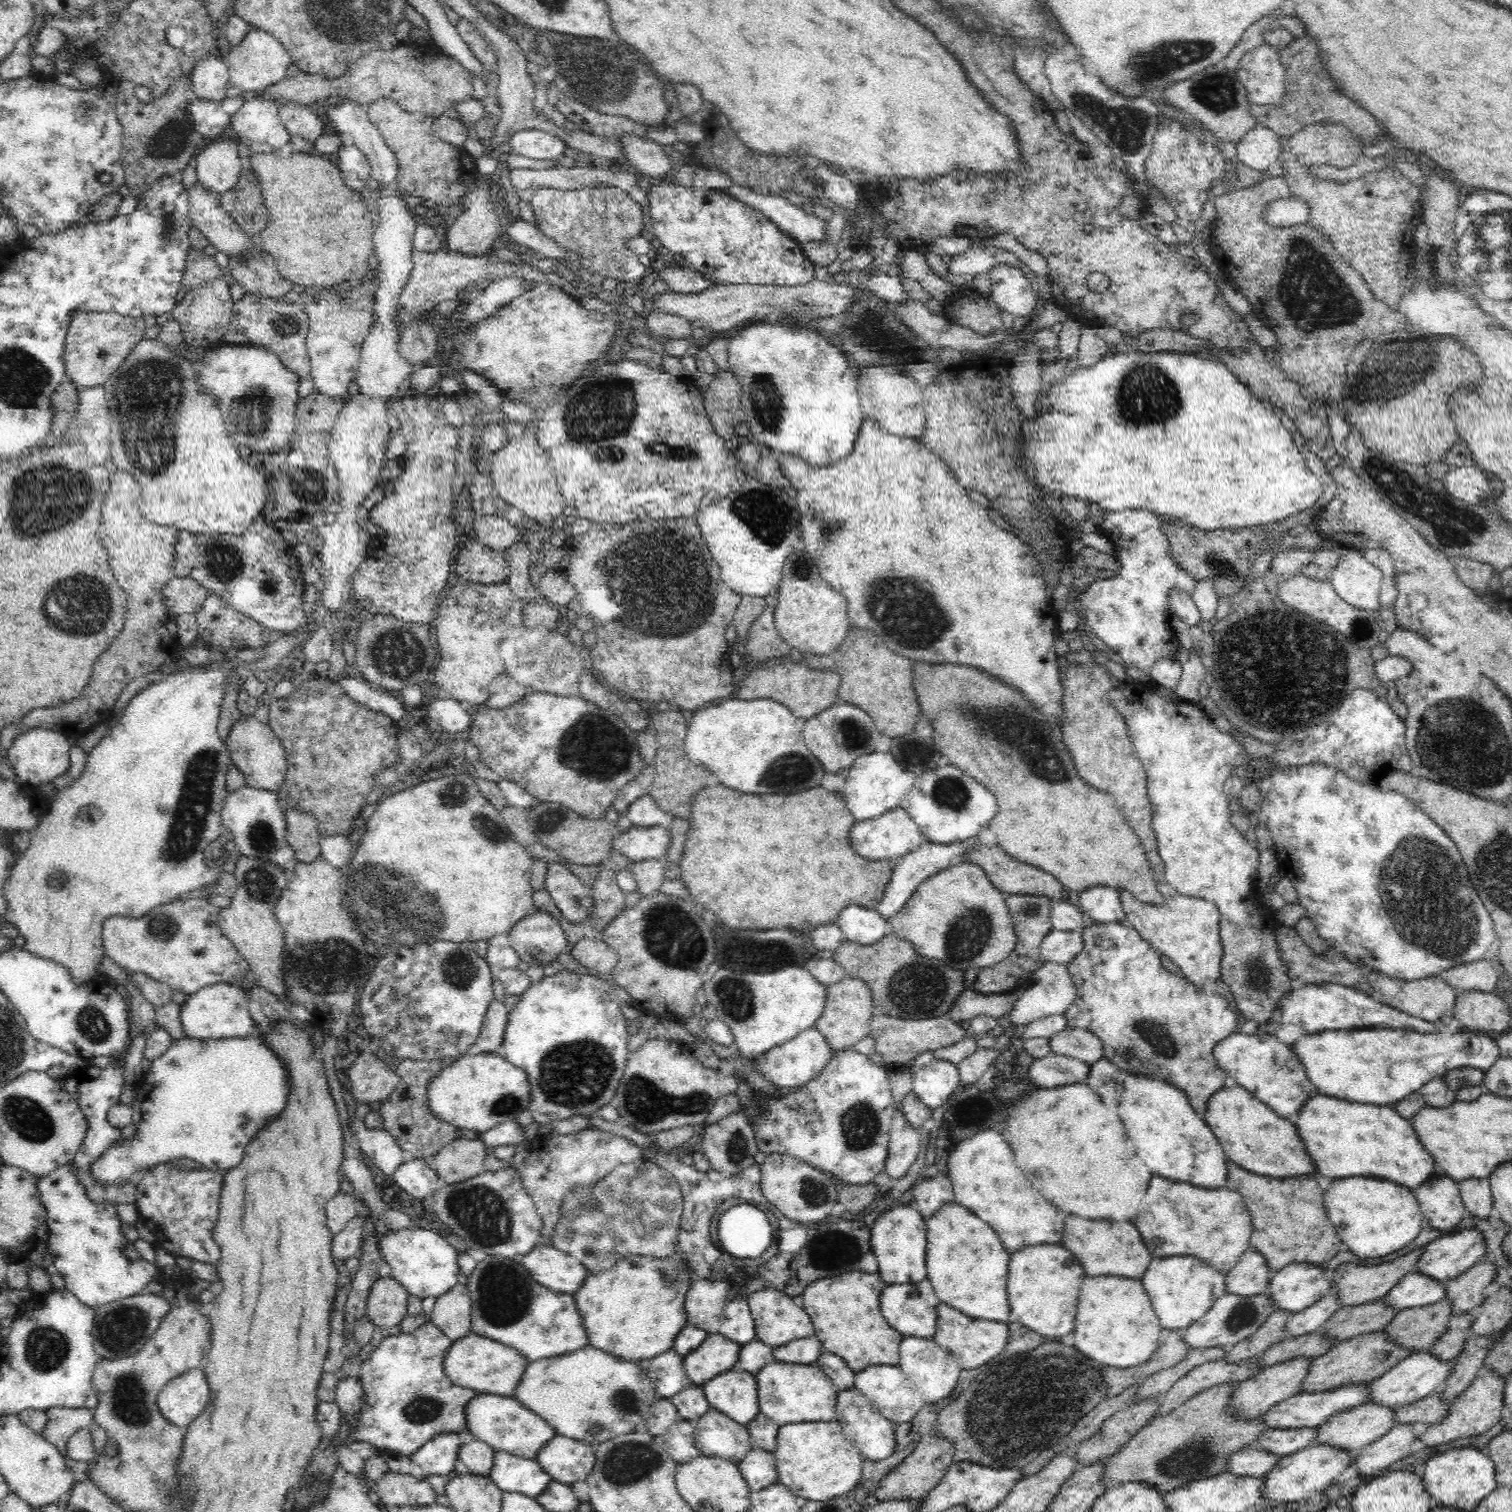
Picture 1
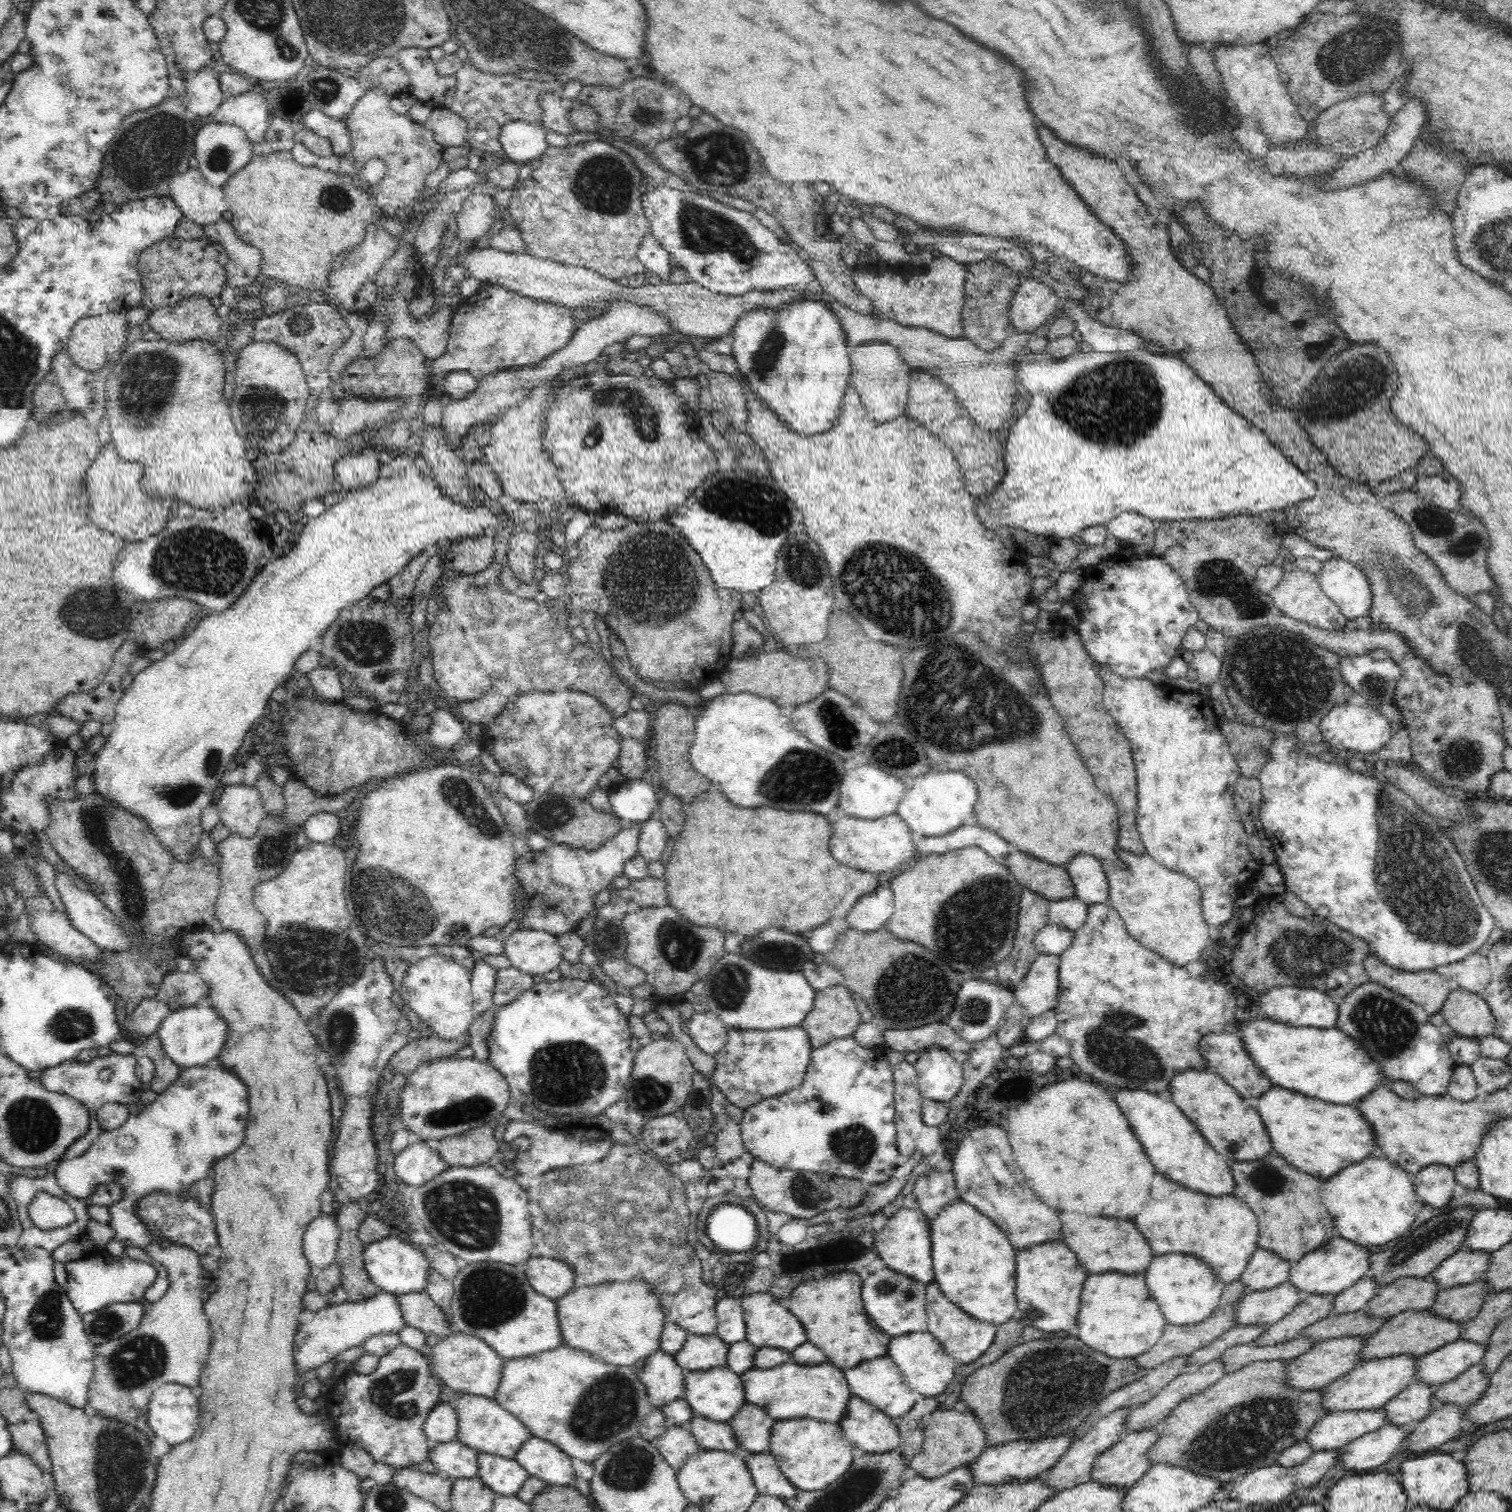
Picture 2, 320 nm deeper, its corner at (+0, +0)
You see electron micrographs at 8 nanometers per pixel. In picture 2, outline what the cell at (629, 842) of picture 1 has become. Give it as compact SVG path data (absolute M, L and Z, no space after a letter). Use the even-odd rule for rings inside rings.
M625 824L622 830L606 840L600 848L586 850L571 847L566 844L553 843L548 848L536 851L535 859L527 862L520 855L515 858L514 877L518 878L520 890L516 894L516 910L514 915L522 913L524 918L513 918L520 929L540 929L554 937L562 937L570 930L575 930L577 925L594 912L596 895L601 891L612 888L614 878L623 875L625 864L632 860L639 852L639 838L641 827L639 824Z

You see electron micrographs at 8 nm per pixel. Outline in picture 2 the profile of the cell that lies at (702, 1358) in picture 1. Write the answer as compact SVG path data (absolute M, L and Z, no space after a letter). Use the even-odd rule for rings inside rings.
M687 1333L684 1346L676 1352L676 1363L685 1371L708 1371L727 1367L729 1344L715 1333Z

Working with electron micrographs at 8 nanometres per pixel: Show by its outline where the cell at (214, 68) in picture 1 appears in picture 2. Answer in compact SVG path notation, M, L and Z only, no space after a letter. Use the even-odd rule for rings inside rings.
M200 69L185 80L185 105L192 117L208 116L222 104L223 99L216 72L211 74Z

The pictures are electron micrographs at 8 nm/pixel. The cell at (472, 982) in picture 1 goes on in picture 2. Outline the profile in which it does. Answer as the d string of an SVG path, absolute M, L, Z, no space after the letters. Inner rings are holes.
M436 953L412 964L405 974L397 1001L403 1001L417 1014L429 1032L442 1039L457 1039L467 1034L475 1020L475 1006L471 991L471 972L444 955Z

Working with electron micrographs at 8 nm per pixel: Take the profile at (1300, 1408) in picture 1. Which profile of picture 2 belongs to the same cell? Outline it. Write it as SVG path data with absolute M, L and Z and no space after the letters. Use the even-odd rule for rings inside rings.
M1398 1354L1398 1356L1360 1362L1351 1372L1348 1372L1348 1375L1341 1376L1328 1387L1322 1388L1324 1396L1322 1405L1330 1413L1382 1408L1416 1380L1417 1360L1416 1357Z

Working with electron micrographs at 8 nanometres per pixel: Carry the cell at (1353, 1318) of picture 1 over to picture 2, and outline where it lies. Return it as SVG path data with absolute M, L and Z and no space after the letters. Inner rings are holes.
M1432 1276L1402 1277L1380 1286L1364 1310L1372 1317L1390 1319L1406 1309L1430 1309L1438 1292Z

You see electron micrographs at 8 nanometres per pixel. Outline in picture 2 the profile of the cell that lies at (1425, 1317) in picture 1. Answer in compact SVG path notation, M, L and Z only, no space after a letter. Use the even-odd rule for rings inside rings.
M1484 1278L1470 1284L1445 1288L1436 1294L1436 1300L1430 1311L1434 1315L1440 1315L1440 1317L1462 1324L1480 1312L1487 1293Z

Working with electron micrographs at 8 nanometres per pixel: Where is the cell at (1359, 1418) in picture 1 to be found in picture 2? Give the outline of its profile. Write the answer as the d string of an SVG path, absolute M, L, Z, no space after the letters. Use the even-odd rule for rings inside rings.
M1413 1381L1385 1404L1387 1423L1400 1426L1407 1432L1414 1431L1434 1407L1432 1398L1435 1392L1436 1388L1424 1382Z

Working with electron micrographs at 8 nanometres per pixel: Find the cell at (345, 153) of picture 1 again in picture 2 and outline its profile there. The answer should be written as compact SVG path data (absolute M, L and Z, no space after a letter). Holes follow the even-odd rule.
M312 109L302 118L301 126L307 126L316 134L332 143L335 158L343 154L351 154L351 138L345 121L326 116L324 111Z

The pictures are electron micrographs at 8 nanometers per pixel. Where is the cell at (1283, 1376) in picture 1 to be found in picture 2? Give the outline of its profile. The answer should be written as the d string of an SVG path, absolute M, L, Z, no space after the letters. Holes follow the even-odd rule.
M1345 1336L1315 1343L1309 1352L1288 1362L1285 1384L1295 1390L1320 1390L1328 1387L1334 1380L1348 1375L1361 1361L1364 1342L1367 1337Z

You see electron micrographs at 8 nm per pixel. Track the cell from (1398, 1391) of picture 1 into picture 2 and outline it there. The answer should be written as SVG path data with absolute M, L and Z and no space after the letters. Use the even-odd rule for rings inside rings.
M1460 1338L1418 1357L1416 1381L1437 1388L1481 1363L1484 1356L1485 1345Z

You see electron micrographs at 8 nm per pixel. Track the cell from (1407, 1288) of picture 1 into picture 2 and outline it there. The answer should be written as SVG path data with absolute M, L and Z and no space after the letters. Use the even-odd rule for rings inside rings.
M1461 1247L1458 1252L1446 1258L1429 1276L1438 1283L1439 1290L1470 1284L1485 1276L1490 1266L1490 1256L1491 1252Z

